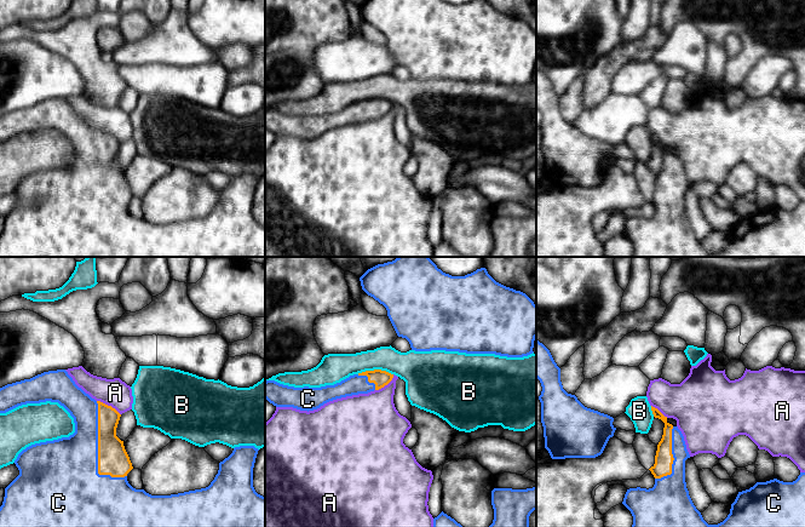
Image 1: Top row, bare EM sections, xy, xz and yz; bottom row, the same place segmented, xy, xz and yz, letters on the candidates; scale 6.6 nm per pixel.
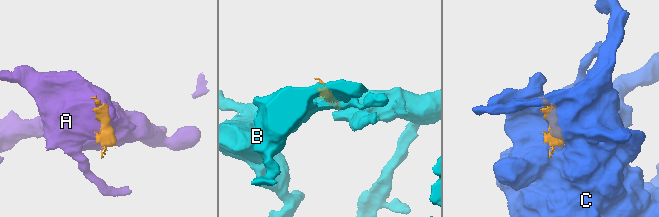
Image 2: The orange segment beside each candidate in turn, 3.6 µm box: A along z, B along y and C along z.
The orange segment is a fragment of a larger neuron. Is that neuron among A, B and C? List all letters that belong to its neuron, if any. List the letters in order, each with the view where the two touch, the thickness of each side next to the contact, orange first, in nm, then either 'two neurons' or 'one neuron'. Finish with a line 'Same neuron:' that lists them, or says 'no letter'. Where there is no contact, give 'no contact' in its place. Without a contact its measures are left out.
A: contact in xy; calibres 150 and 190 nm; two neurons
B: contact in xz; calibres 110 and 220 nm; two neurons
C: contact in xy; calibres 200 and 420 nm; one neuron
Same neuron: C

